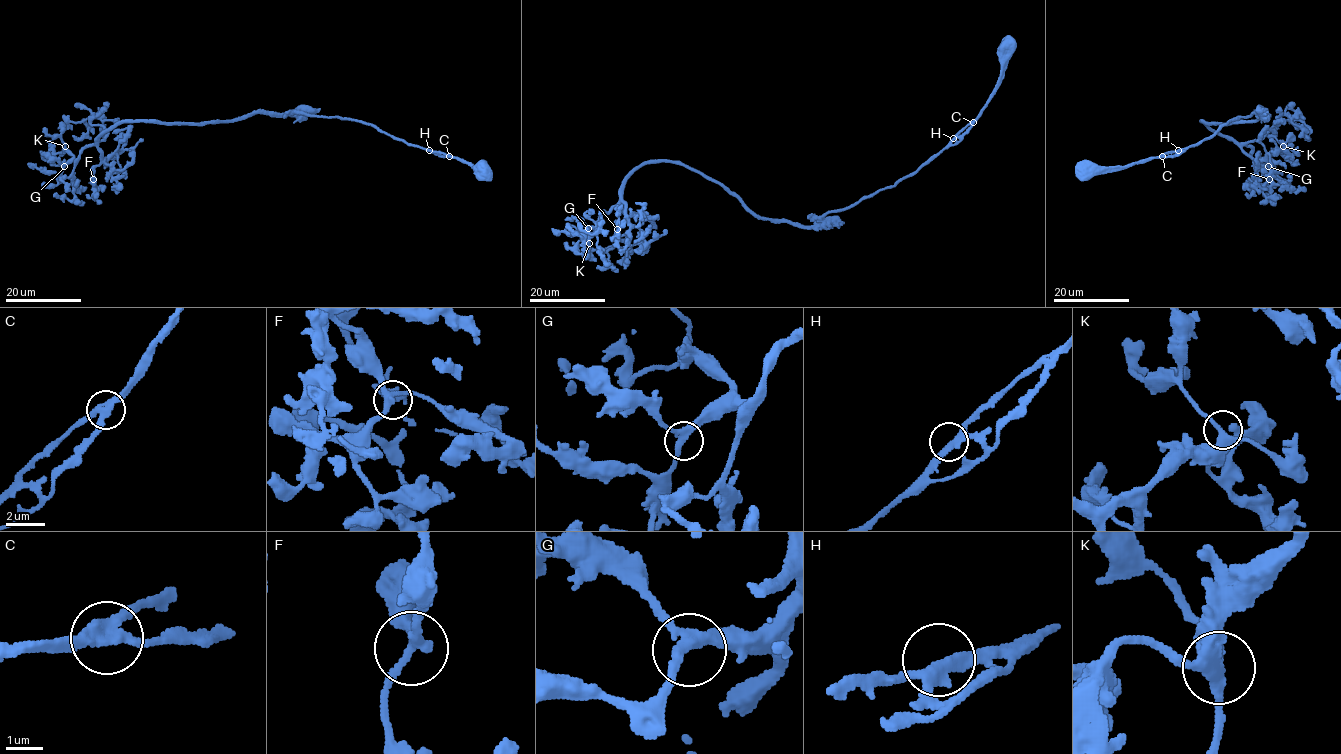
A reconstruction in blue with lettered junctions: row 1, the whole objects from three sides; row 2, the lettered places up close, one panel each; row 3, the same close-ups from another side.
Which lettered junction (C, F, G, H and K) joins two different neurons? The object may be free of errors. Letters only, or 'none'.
none

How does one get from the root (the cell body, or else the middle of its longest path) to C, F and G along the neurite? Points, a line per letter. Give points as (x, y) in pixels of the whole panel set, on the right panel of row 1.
C: (1086, 170), (1128, 166), (1162, 156)
F: (1086, 170), (1178, 151), (1229, 119), (1264, 112), (1255, 120), (1201, 121), (1230, 137), (1269, 179)
G: (1086, 170), (1181, 150), (1261, 112), (1255, 120), (1201, 121), (1268, 166)

